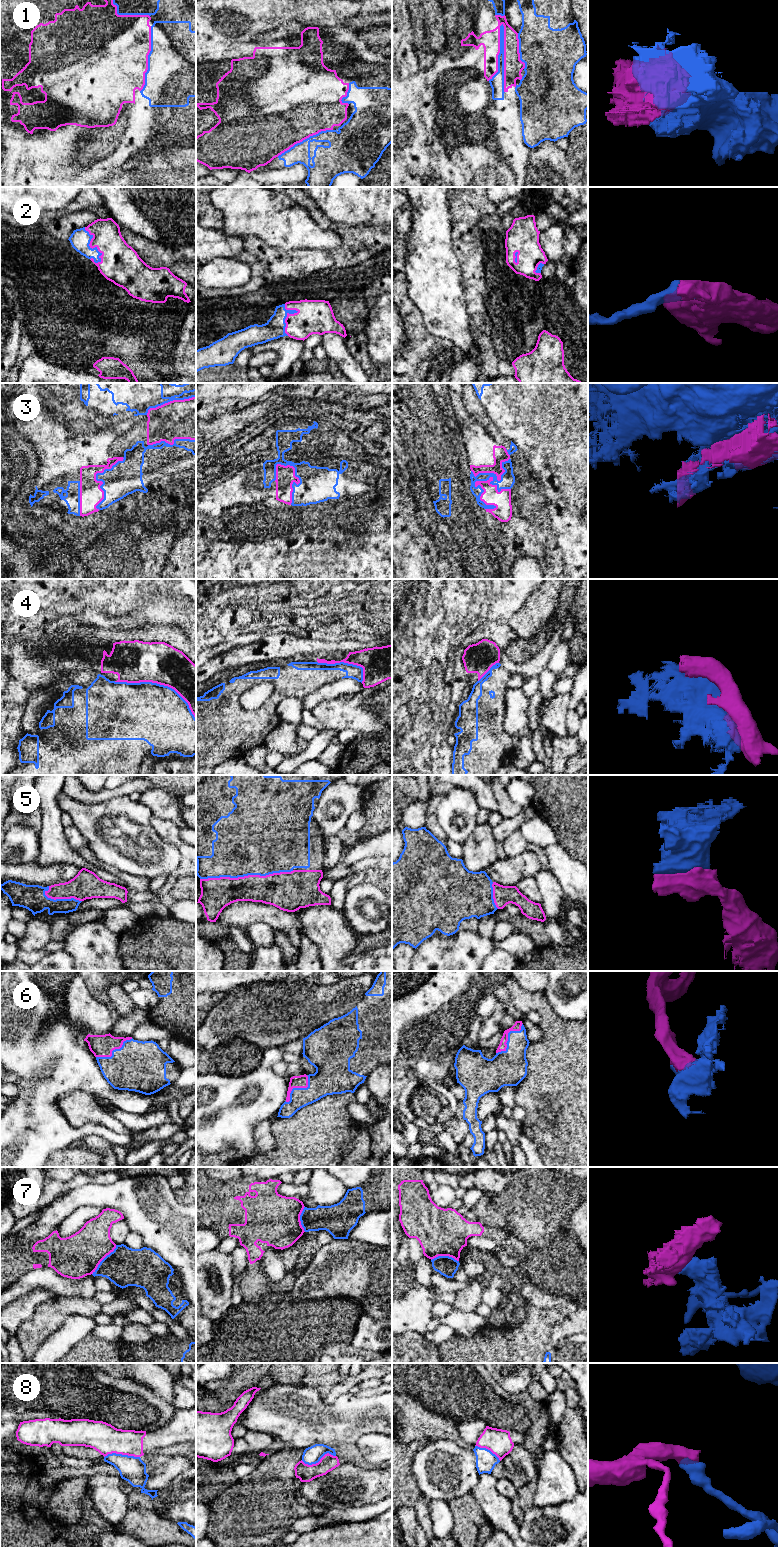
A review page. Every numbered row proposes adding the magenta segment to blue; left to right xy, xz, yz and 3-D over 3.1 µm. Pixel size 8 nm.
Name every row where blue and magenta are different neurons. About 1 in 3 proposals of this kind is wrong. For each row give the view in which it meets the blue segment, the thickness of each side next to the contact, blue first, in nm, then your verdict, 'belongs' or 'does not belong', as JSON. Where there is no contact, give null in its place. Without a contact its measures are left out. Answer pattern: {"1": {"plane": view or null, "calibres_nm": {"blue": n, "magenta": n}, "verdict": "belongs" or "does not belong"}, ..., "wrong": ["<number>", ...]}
{"1": {"plane": "yz", "calibres_nm": {"blue": 110, "magenta": 160}, "verdict": "does not belong"}, "2": {"plane": "xy", "calibres_nm": {"blue": 160, "magenta": 300}, "verdict": "belongs"}, "3": {"plane": "yz", "calibres_nm": {"blue": 120, "magenta": 140}, "verdict": "does not belong"}, "4": {"plane": "xy", "calibres_nm": {"blue": 480, "magenta": 340}, "verdict": "does not belong"}, "5": {"plane": "xz", "calibres_nm": {"blue": 500, "magenta": 240}, "verdict": "belongs"}, "6": {"plane": "yz", "calibres_nm": {"blue": 280, "magenta": 70}, "verdict": "belongs"}, "7": {"plane": "xy", "calibres_nm": {"blue": 300, "magenta": 340}, "verdict": "does not belong"}, "8": {"plane": "xy", "calibres_nm": {"blue": 200, "magenta": 240}, "verdict": "does not belong"}, "wrong": ["1", "3", "4", "7", "8"]}

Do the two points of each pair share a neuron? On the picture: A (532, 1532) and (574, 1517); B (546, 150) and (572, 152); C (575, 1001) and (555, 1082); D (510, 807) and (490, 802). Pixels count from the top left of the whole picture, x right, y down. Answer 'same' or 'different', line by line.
A: same
B: different
C: different
D: different

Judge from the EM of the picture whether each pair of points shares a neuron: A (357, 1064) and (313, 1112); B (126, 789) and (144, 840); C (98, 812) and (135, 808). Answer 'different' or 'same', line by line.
A: different
B: different
C: same

